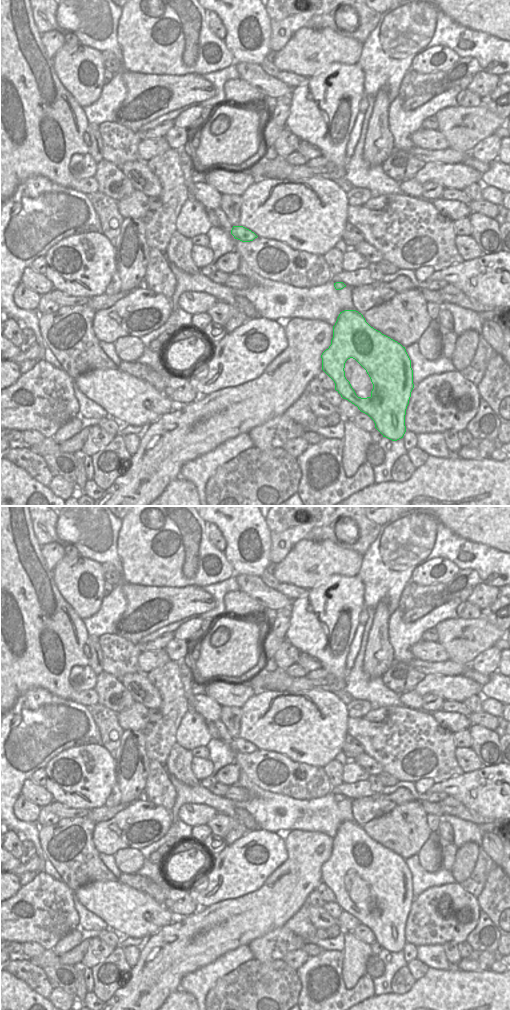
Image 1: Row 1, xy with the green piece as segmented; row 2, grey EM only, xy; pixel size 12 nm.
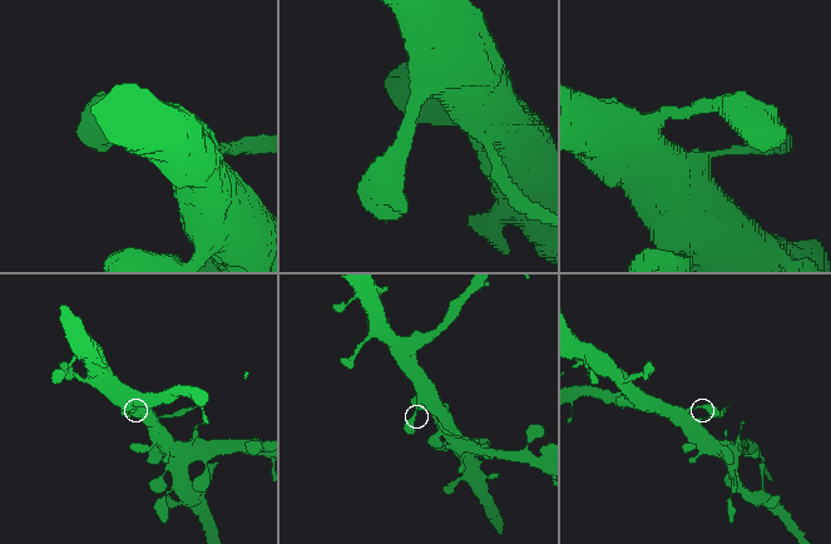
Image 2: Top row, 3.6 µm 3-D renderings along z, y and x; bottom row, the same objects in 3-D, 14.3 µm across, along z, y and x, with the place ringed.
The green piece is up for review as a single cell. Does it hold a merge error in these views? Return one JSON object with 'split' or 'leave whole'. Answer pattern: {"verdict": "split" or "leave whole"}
{"verdict": "split"}

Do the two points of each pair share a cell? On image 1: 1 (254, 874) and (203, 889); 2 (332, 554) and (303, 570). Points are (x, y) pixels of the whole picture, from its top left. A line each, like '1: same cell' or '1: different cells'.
1: same cell
2: same cell

